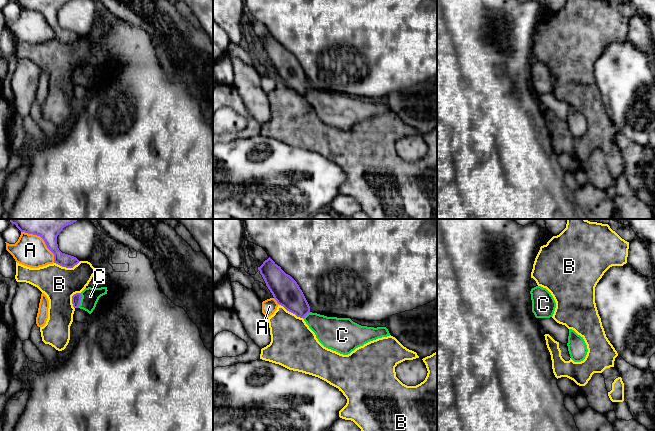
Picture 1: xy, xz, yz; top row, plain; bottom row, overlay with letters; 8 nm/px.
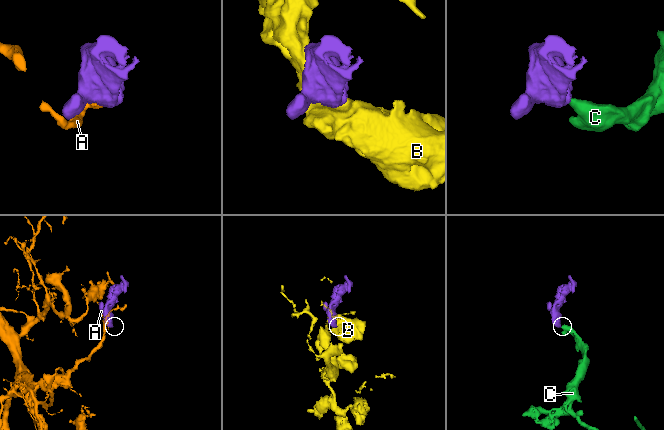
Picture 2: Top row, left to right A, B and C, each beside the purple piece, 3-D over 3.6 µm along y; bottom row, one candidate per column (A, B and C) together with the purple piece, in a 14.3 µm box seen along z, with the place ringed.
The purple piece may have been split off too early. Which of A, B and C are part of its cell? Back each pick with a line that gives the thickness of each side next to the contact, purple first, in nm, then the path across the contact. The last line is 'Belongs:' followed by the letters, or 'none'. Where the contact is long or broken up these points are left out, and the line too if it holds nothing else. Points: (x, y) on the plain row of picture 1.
C: 80/140 nm | across xy (76, 74), (80, 76), (86, 76), (90, 72)
Belongs: C

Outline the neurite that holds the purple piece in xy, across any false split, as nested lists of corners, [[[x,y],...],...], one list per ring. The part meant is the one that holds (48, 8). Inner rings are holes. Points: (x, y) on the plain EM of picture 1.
[[[15,0],[21,7],[28,10],[40,12],[47,24],[54,30],[54,39],[66,43],[73,44],[80,37],[71,31],[62,29],[57,20],[57,12],[64,3],[71,0]]]

